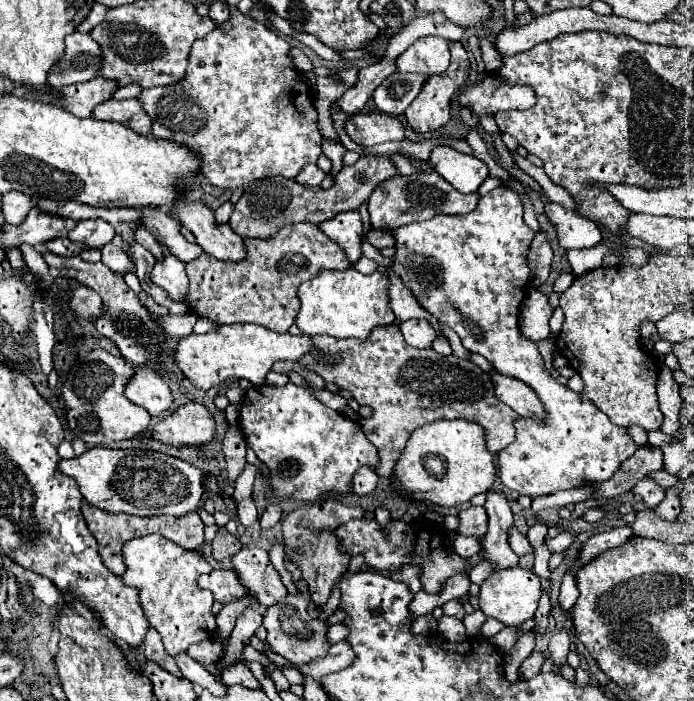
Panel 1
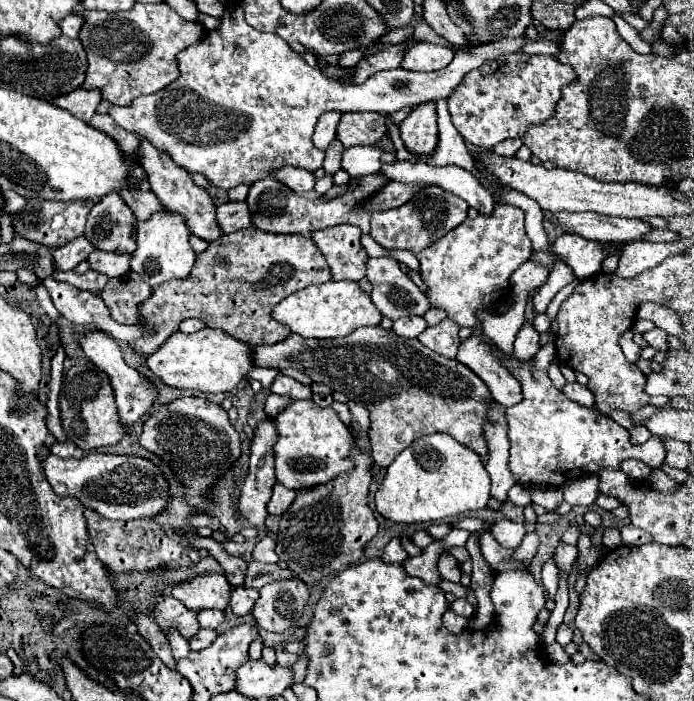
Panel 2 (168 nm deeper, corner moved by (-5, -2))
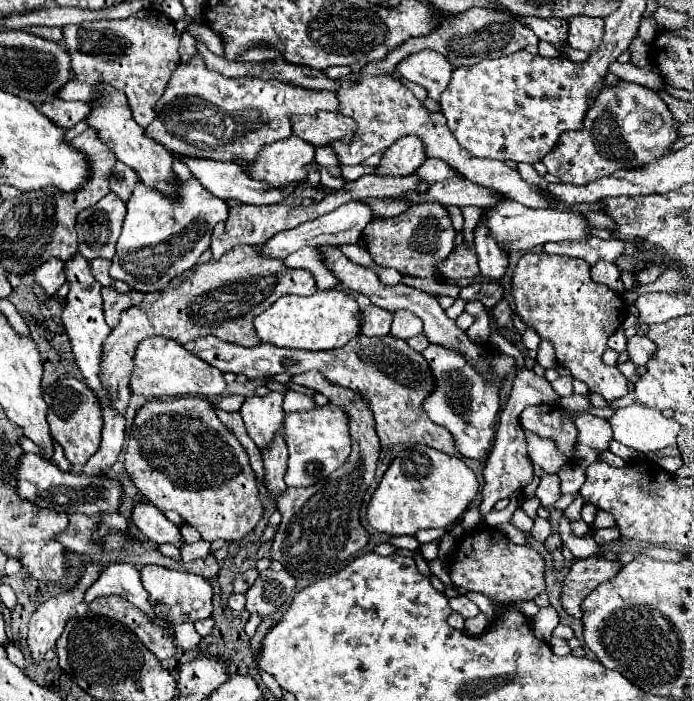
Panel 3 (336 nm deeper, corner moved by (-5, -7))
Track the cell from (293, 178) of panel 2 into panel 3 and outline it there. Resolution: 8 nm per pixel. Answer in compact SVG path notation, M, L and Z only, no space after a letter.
M181 158L181 160L189 166L189 170L201 182L201 186L221 200L235 198L247 204L277 204L277 202L283 202L289 194L293 194L299 186L299 184L285 184L281 188L269 188L265 180L253 180L237 162L215 162L215 160L203 160L203 158Z

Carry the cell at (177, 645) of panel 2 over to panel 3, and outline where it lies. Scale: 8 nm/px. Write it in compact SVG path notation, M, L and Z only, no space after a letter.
M115 562L107 566L101 572L101 576L91 584L91 588L85 592L83 604L89 606L95 598L111 596L111 594L129 600L133 606L141 608L141 612L145 612L149 620L153 620L153 624L159 624L161 628L169 628L169 632L173 632L173 624L165 618L157 618L157 614L153 612L153 604L149 604L149 592L145 592L141 584L139 570L135 570L131 564Z

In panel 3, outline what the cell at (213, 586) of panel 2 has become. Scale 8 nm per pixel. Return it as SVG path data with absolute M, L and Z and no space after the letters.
M143 566L141 582L149 592L149 600L155 606L157 616L163 614L173 624L203 620L203 618L209 618L213 612L213 586L203 576L167 570L161 566Z

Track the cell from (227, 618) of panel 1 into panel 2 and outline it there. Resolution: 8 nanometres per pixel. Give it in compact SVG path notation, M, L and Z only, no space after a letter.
M235 587L231 591L231 609L235 615L247 615L253 609L253 603L257 601L257 589L247 587Z

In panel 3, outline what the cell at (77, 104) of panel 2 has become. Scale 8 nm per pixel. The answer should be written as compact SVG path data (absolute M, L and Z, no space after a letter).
M55 98L53 102L41 104L39 110L49 116L57 126L61 128L73 128L77 122L85 120L91 112L91 104L89 102L65 102L61 98Z

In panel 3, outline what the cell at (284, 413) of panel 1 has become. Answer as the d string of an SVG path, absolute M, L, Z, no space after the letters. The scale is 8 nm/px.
M333 404L285 416L285 442L289 448L289 468L285 474L287 486L313 486L345 464L351 452L345 418L345 412Z

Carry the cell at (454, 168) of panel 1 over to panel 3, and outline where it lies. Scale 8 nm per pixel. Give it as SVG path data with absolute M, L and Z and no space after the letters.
M477 224L473 230L473 236L475 236L475 248L477 248L481 274L487 278L501 278L507 270L505 252L497 248L497 240L493 240L489 232L485 232L485 224Z

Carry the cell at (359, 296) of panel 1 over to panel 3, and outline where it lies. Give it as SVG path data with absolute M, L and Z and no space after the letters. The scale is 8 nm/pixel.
M339 290L315 292L313 296L283 296L263 314L259 314L253 324L261 342L271 342L283 348L301 350L333 350L345 346L353 336L361 332L363 310L353 296Z

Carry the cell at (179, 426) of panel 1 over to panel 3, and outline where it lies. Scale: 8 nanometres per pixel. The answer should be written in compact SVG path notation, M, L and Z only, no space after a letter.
M187 396L145 402L129 430L125 468L131 474L135 486L149 498L153 506L161 508L161 512L175 510L177 514L181 514L187 524L197 528L203 540L213 542L217 538L223 538L227 542L239 542L249 530L255 528L263 514L249 456L245 448L241 448L237 438L221 424L215 414L215 406L205 398Z

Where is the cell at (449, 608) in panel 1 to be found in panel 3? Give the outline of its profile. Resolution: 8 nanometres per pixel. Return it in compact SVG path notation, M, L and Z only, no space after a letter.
M465 596L449 598L449 606L451 606L451 610L453 610L453 612L461 614L463 618L473 618L473 616L477 616L477 614L479 614L479 608L477 608L471 600L467 600Z

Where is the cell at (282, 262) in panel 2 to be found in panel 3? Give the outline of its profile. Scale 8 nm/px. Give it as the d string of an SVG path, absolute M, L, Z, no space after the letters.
M241 246L241 248L225 252L225 256L221 256L219 260L211 258L209 262L197 264L189 272L183 272L181 276L171 280L161 292L145 294L141 304L131 306L121 314L119 326L113 328L113 332L105 340L103 360L101 360L101 380L111 390L111 398L113 398L117 412L125 412L127 402L131 398L129 376L133 372L133 352L141 340L147 340L153 336L167 336L171 340L185 344L199 336L213 334L225 342L239 344L245 348L257 346L261 342L257 340L257 332L253 332L255 316L259 316L263 310L267 310L281 296L287 296L287 294L311 296L317 292L317 284L315 284L313 276L309 276L309 272L301 272L301 268L293 268L293 270L285 268L283 260L269 260L267 256L261 256L261 252L257 252L257 248L259 246Z

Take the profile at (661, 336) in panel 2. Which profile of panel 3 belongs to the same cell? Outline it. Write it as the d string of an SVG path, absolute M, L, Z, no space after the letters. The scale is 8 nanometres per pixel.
M633 336L627 340L627 352L629 352L629 360L633 360L637 366L647 364L653 358L655 344L647 338L647 336Z

